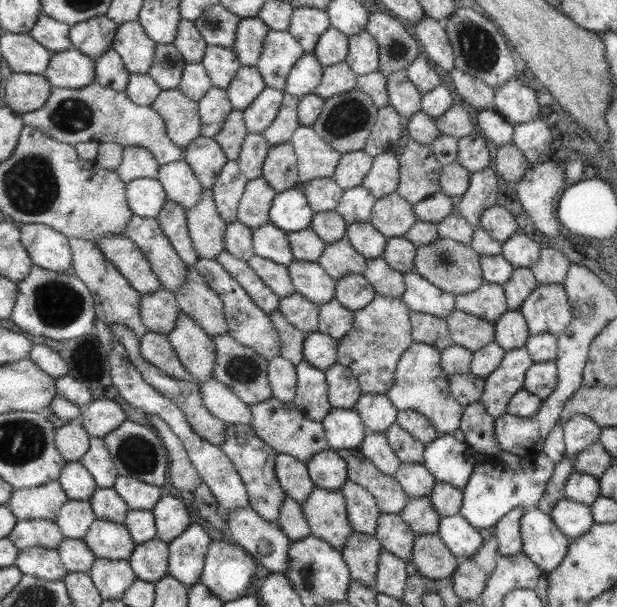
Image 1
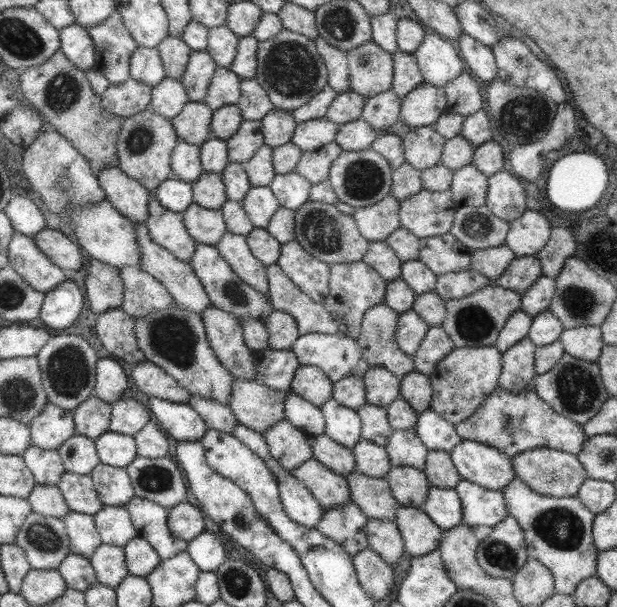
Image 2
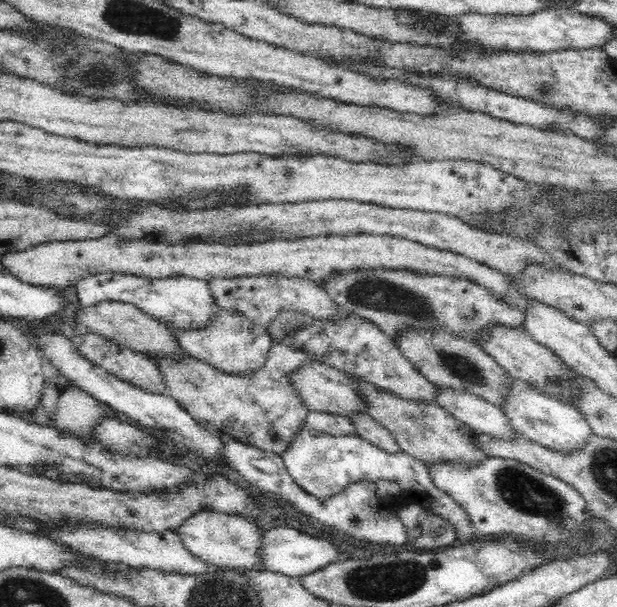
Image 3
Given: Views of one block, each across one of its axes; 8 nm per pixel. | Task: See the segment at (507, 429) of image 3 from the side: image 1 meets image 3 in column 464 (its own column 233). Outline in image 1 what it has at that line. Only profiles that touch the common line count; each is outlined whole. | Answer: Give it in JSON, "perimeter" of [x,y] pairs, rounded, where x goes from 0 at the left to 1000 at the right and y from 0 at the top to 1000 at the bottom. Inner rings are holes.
{"perimeter":[[[348,621],[339,623],[339,628],[326,628],[323,636],[332,671],[368,702],[410,699],[408,672],[384,654],[382,646],[371,636],[352,628]]]}

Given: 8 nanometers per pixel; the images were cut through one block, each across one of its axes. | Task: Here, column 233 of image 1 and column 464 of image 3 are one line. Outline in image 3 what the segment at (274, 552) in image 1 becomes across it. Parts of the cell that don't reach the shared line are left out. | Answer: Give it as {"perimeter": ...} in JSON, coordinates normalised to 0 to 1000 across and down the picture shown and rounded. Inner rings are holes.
{"perimeter":[[[496,699],[486,713],[475,723],[470,735],[457,745],[455,753],[462,761],[473,787],[506,819],[528,822],[558,809],[564,797],[580,791],[601,791],[609,794],[616,787],[643,794],[652,809],[656,827],[671,827],[690,840],[705,843],[710,850],[731,862],[739,870],[741,890],[762,893],[771,886],[767,880],[767,860],[729,817],[707,804],[690,763],[669,755],[660,745],[629,745],[613,735],[580,720],[579,717],[525,717],[502,710]]]}

